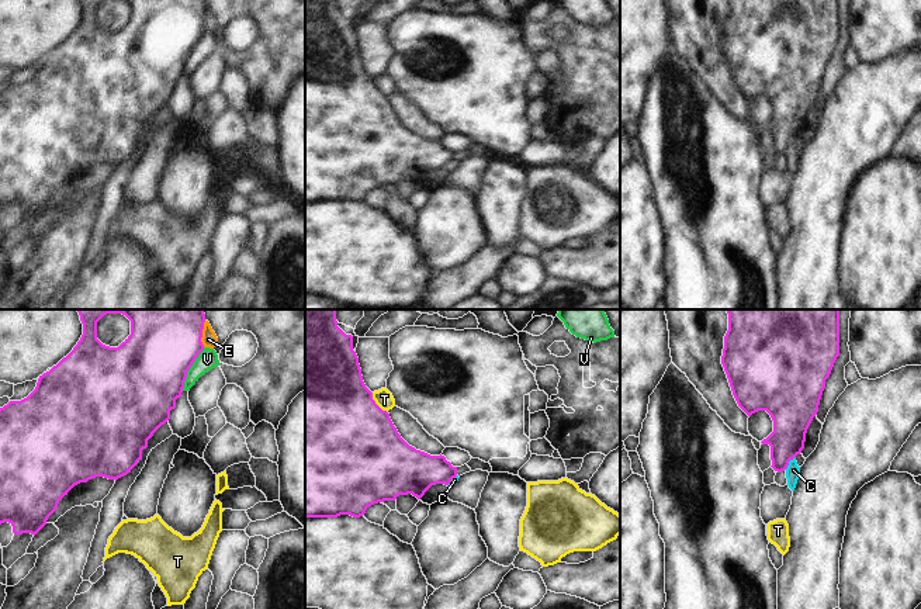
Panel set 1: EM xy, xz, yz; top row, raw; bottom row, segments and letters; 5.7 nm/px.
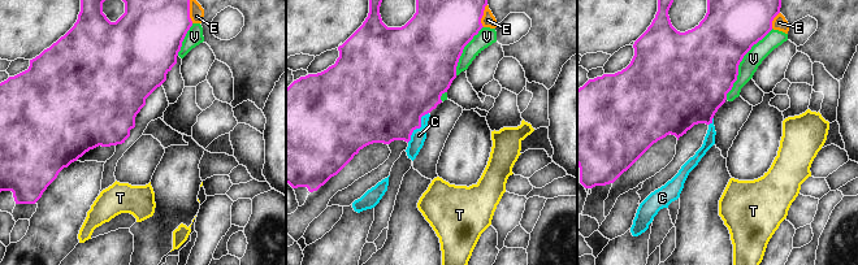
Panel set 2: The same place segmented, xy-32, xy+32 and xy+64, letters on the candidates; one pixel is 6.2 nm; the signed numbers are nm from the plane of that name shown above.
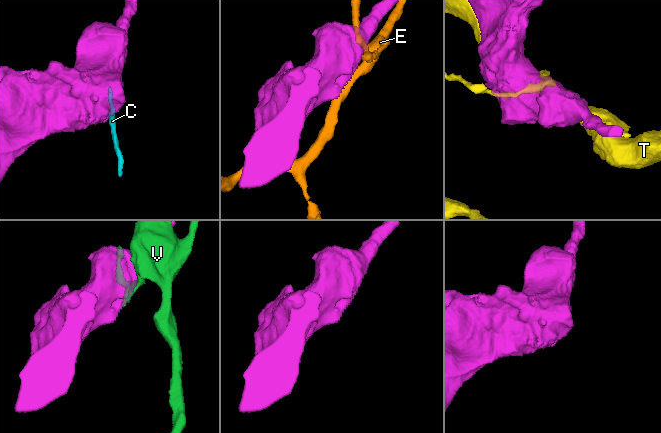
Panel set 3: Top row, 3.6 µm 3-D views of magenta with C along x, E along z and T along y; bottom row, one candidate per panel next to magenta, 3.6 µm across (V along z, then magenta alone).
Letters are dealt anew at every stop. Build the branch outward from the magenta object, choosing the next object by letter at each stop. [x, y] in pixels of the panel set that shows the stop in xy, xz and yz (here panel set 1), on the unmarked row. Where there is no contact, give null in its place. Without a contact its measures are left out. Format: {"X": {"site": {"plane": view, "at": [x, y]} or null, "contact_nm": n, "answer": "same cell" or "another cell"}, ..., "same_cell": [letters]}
{"C": {"site": {"plane": "yz", "at": [788, 148]}, "contact_nm": 100, "answer": "another cell"}, "E": {"site": {"plane": "xy", "at": [201, 18]}, "contact_nm": 150, "answer": "another cell"}, "T": {"site": {"plane": "xz", "at": [376, 89]}, "contact_nm": 150, "answer": "another cell"}, "V": {"site": {"plane": "xy", "at": [189, 54]}, "contact_nm": 280, "answer": "another cell"}, "same_cell": []}

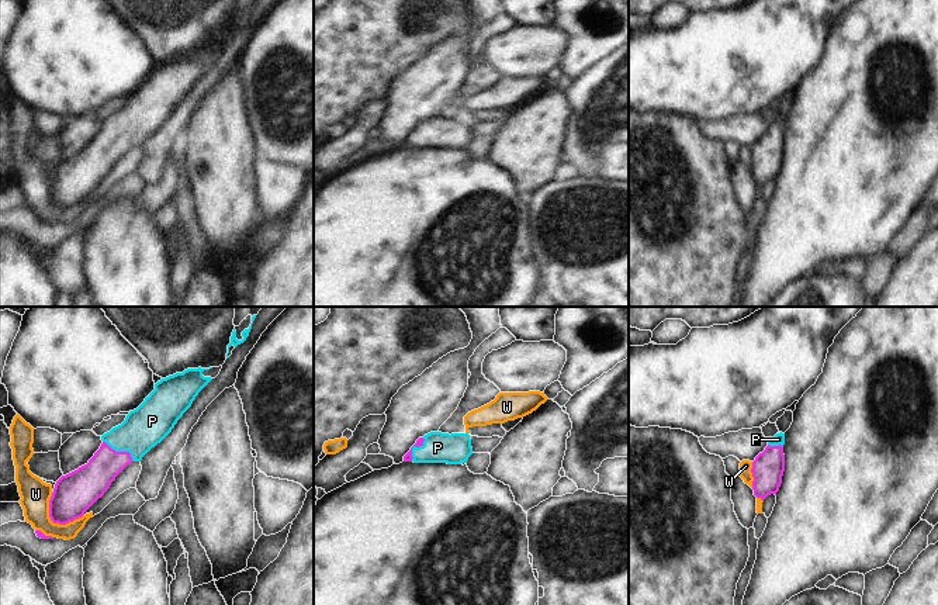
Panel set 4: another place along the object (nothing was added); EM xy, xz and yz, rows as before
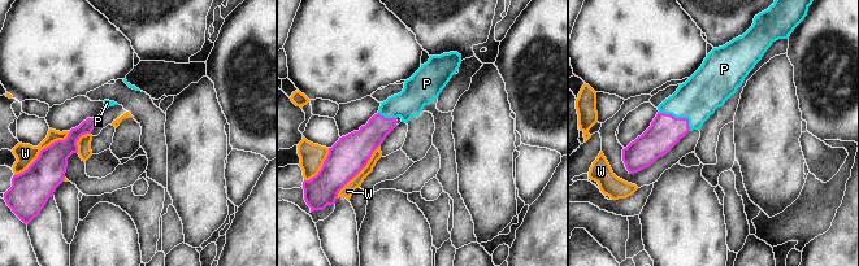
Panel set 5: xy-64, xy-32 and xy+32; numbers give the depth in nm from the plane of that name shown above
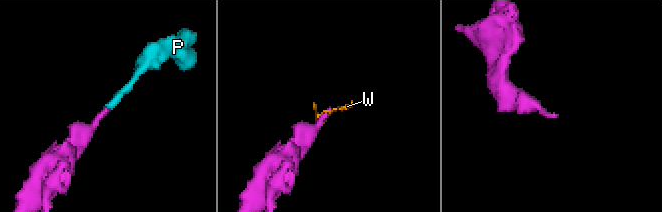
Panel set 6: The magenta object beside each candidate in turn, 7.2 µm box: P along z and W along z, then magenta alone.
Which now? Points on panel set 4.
{"P": {"site": {"plane": "xy", "at": [120, 137]}, "contact_nm": 220, "answer": "same cell"}, "W": {"site": {"plane": "xy", "at": [54, 207]}, "contact_nm": 240, "answer": "another cell"}, "same_cell": ["P"]}

